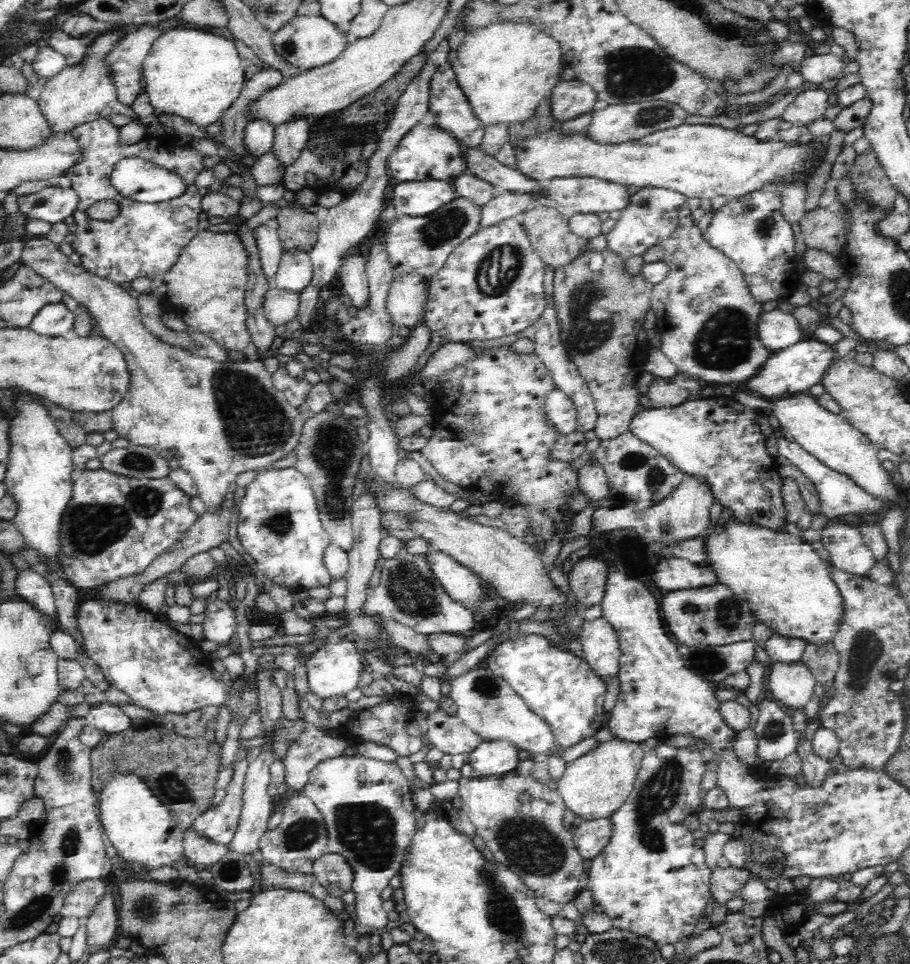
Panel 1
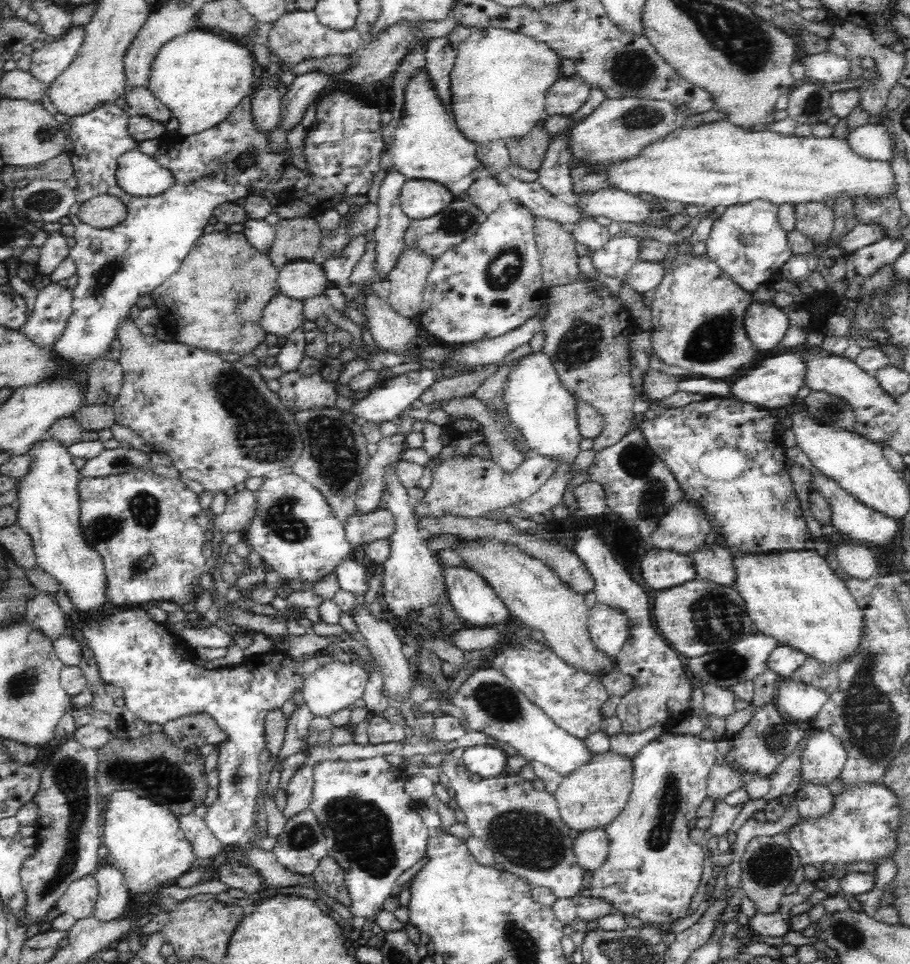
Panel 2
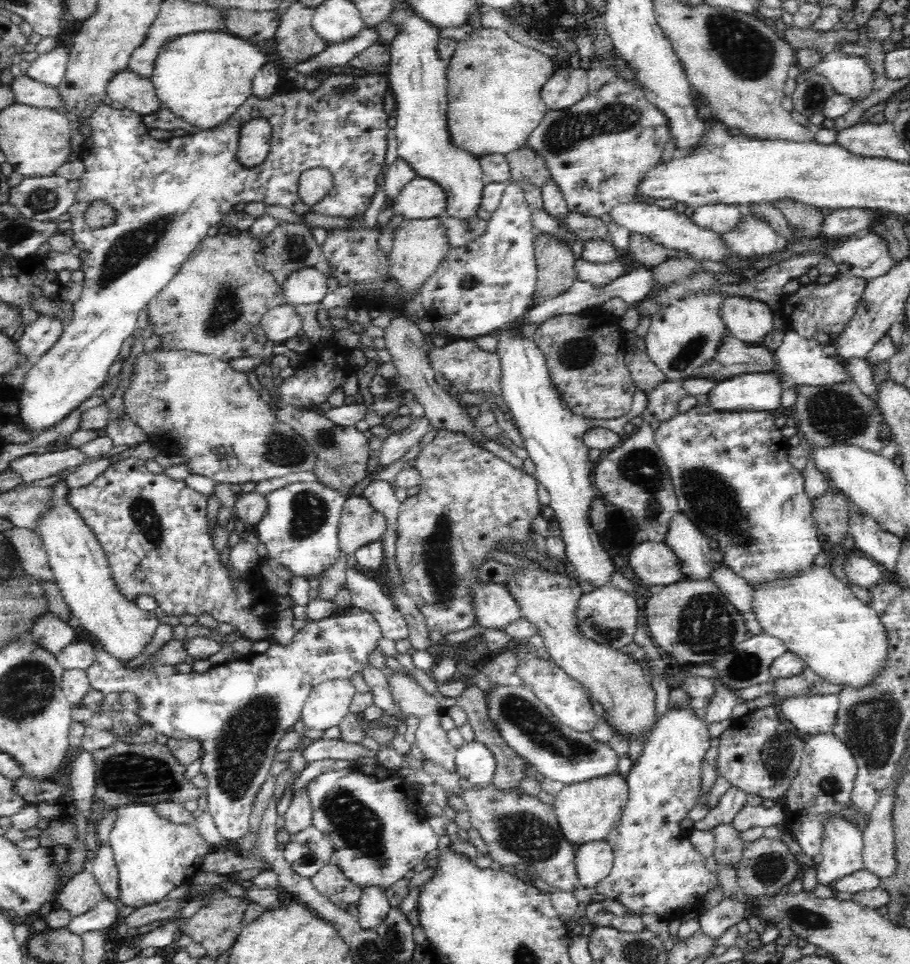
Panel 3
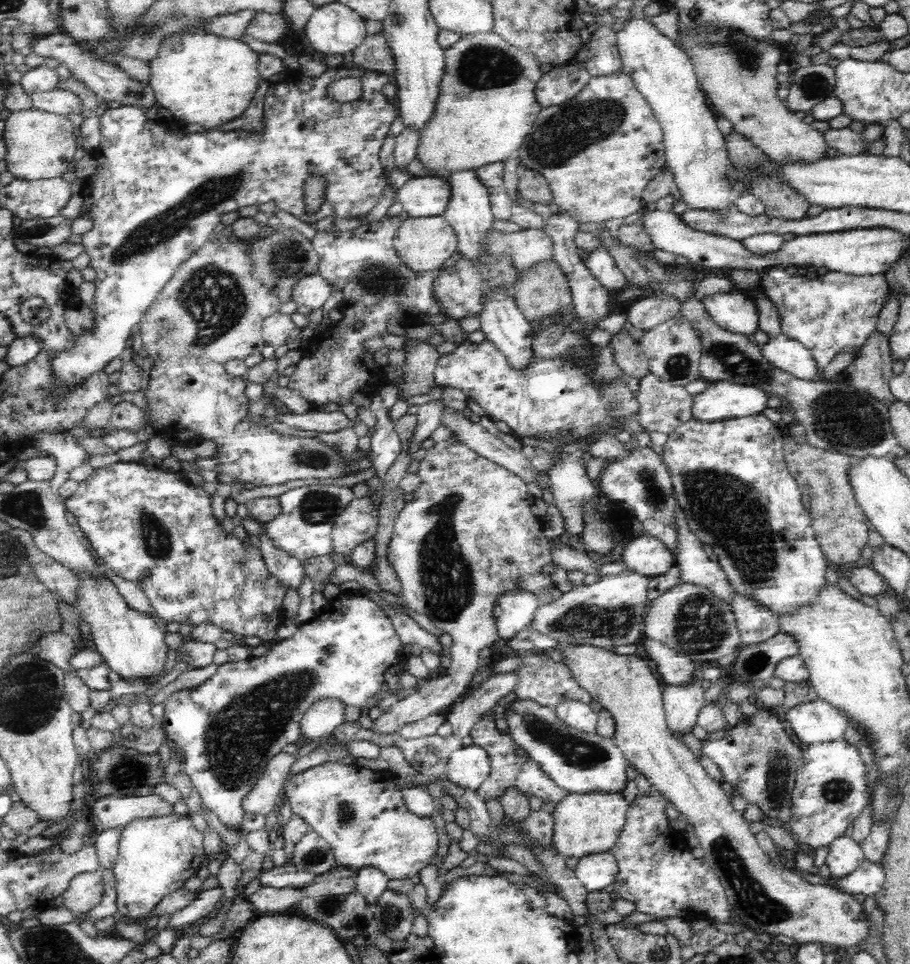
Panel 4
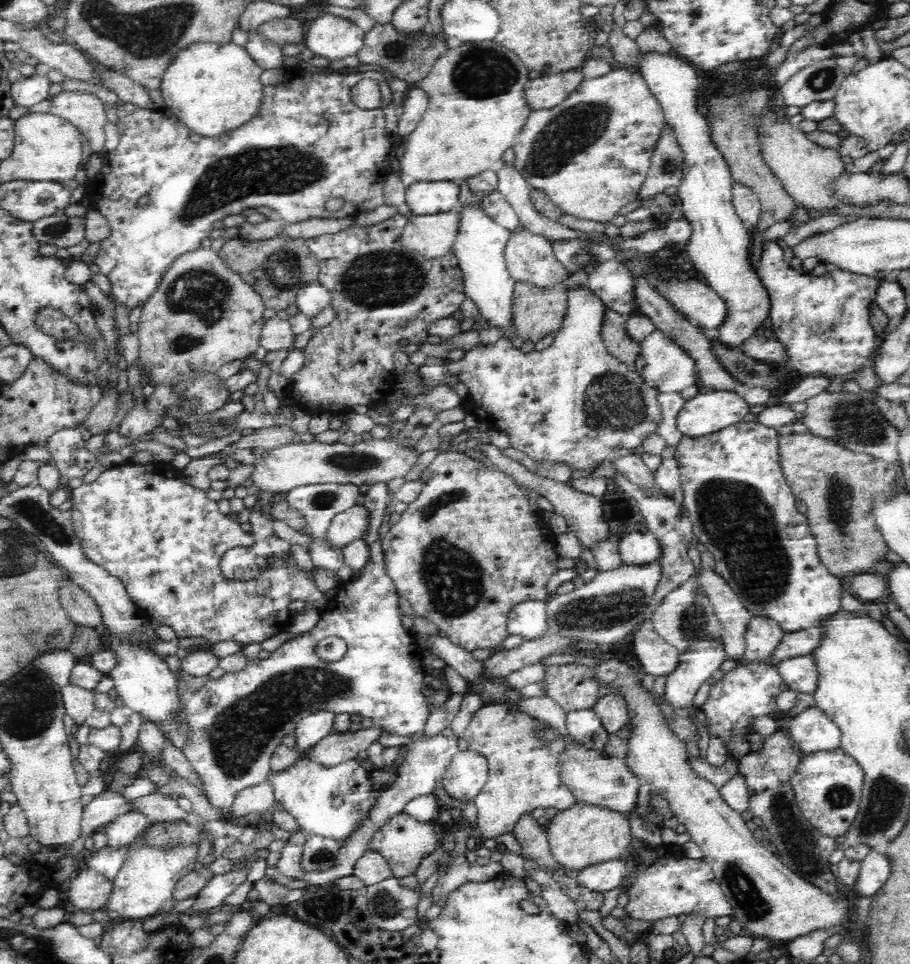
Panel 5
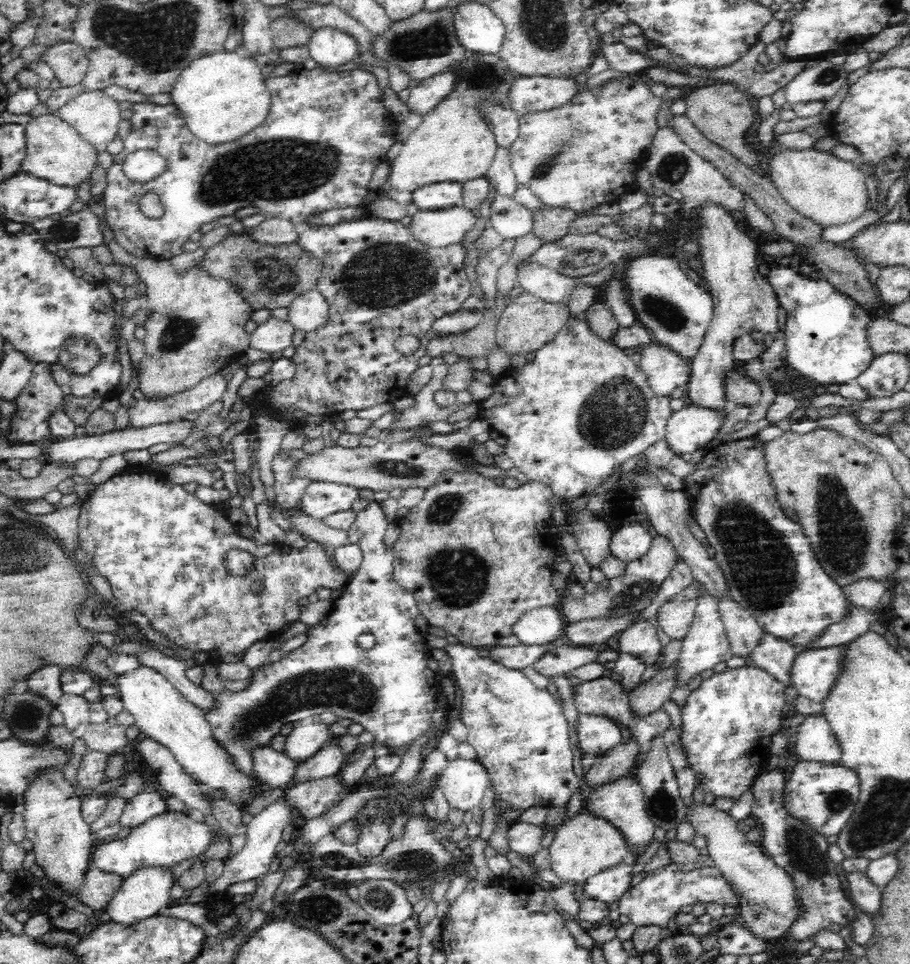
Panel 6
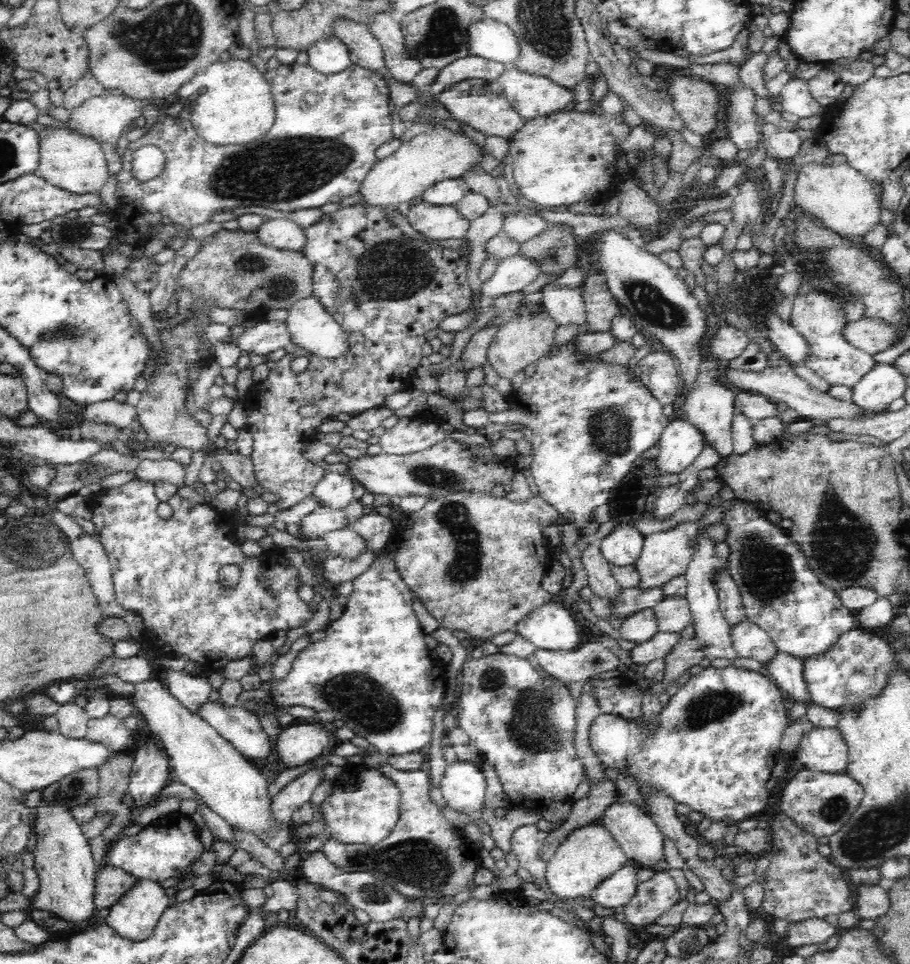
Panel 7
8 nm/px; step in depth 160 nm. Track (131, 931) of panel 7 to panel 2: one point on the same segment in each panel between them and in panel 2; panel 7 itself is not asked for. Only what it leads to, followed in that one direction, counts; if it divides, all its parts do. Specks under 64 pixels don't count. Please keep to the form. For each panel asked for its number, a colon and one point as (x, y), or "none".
2: (144, 838)
3: (153, 855)
4: (157, 855)
5: (149, 873)
6: (142, 893)

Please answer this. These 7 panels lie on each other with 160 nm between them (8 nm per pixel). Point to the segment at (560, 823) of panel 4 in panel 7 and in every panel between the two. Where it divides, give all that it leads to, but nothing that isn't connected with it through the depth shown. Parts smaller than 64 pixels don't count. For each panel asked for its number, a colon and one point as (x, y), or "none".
5: (582, 834)
6: (583, 845)
7: (589, 853)

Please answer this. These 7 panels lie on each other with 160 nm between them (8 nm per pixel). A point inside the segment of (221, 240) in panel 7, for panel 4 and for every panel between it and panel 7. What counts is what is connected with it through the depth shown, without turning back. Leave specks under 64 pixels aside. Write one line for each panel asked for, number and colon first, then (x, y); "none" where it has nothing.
4: (282, 258)
5: (277, 267)
6: (270, 276)

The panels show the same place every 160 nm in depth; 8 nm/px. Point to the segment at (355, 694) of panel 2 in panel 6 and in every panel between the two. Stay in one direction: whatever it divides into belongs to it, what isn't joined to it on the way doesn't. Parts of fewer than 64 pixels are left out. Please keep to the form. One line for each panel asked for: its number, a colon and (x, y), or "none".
3: (328, 702)
4: (321, 718)
5: (309, 731)
6: (309, 734)

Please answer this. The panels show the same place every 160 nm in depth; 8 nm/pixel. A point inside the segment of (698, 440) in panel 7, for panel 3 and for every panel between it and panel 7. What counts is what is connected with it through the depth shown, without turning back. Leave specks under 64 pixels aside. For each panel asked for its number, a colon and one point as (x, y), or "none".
3: (751, 391)
4: (721, 400)
5: (707, 412)
6: (693, 427)

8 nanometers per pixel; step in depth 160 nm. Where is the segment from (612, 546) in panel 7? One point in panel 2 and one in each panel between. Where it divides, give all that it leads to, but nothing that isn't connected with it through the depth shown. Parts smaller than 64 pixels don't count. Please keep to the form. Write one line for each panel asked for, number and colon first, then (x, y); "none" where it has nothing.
2: (665, 570)
3: (658, 565)
4: (650, 557)
5: (636, 549)
6: (631, 542)

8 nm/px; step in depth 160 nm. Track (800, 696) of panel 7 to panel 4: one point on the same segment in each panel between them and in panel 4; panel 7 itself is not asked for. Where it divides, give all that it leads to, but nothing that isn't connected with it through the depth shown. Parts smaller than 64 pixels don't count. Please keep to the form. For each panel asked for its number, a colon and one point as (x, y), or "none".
4: (756, 623)
5: (762, 635)
6: (774, 654)

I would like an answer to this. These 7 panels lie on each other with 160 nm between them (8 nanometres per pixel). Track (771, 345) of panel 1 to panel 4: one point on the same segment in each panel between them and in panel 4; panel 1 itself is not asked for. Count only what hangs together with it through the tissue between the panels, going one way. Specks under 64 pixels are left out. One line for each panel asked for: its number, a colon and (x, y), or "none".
2: (766, 324)
3: (749, 320)
4: (737, 312)

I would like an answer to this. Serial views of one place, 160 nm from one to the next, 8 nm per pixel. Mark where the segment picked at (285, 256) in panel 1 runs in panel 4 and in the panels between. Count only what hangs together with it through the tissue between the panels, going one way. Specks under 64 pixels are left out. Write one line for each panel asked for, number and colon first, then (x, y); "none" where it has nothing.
2: (300, 279)
3: (306, 285)
4: (312, 291)

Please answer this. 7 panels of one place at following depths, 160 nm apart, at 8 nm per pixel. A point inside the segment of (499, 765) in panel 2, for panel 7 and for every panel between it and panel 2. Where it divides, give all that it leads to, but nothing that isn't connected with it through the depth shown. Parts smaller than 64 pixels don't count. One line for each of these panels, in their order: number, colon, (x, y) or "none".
3: (475, 762)
4: (469, 766)
5: (467, 773)
6: (463, 783)
7: (463, 786)

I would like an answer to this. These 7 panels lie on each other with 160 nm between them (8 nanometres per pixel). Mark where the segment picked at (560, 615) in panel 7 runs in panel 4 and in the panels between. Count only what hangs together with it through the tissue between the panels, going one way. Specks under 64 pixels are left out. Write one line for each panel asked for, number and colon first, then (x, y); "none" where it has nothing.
4: (513, 611)
5: (528, 619)
6: (539, 625)

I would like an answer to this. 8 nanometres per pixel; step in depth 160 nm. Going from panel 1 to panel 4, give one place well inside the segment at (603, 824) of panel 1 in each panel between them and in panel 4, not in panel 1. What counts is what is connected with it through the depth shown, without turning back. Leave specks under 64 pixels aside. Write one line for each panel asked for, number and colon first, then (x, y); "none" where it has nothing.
2: (591, 845)
3: (594, 859)
4: (595, 871)

